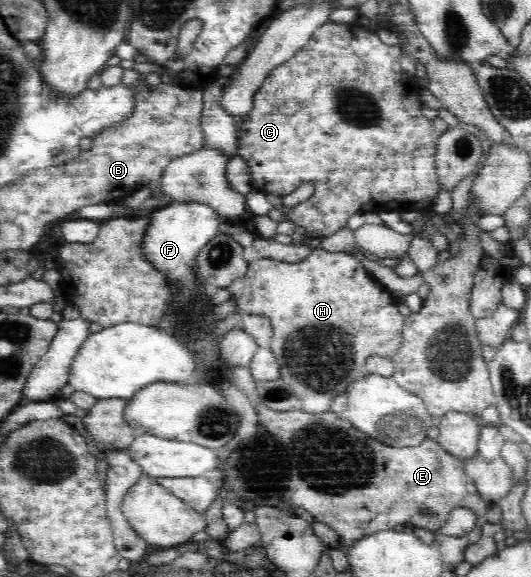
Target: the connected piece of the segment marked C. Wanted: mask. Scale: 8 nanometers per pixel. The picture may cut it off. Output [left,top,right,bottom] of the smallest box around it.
[237,21,441,238]

